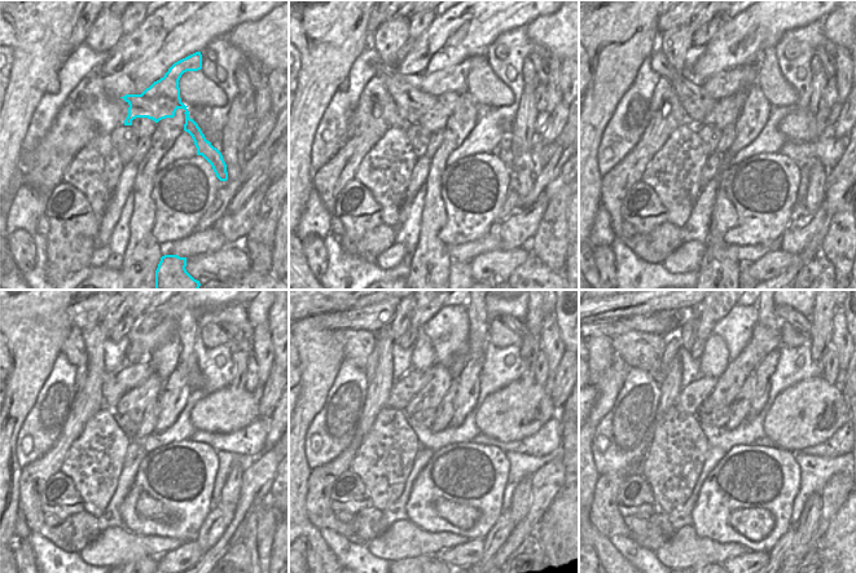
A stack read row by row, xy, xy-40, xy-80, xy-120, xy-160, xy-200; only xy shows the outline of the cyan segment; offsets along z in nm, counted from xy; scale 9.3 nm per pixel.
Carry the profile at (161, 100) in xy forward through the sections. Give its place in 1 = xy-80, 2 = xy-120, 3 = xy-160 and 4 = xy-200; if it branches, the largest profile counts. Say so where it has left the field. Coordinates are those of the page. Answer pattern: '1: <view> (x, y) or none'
1: xy-80 (734, 80)
2: xy-120 (136, 374)
3: xy-160 (422, 377)
4: xy-200 (714, 380)

